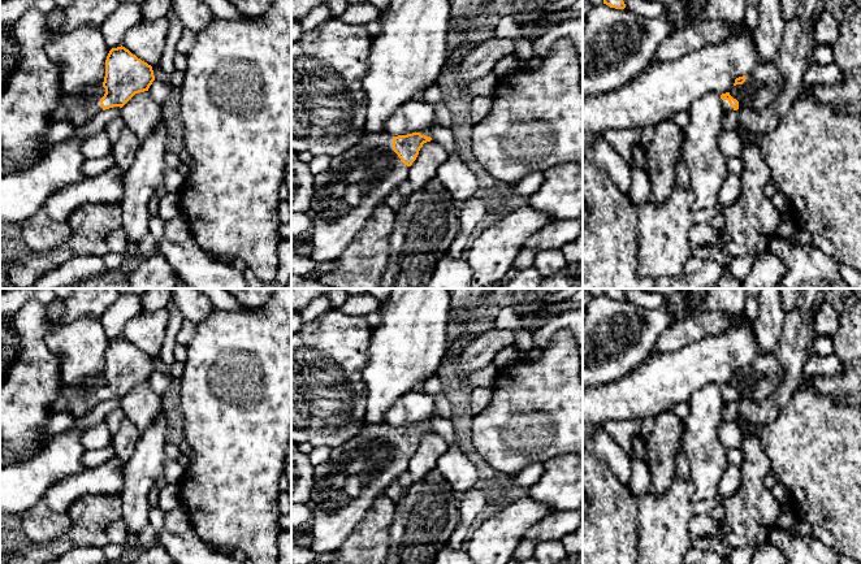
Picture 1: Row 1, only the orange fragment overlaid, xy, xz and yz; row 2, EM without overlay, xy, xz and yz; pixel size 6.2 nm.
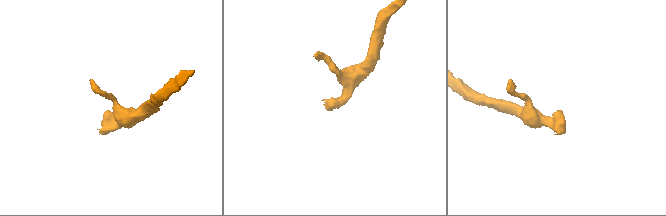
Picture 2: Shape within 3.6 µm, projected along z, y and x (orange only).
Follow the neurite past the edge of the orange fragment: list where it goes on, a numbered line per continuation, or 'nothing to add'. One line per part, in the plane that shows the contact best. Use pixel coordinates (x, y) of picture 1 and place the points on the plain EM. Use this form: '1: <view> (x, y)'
1: xz (359, 471)

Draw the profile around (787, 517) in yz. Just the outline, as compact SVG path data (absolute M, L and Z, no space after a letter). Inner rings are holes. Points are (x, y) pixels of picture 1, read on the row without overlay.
M787 504L780 508L776 526L782 529L789 529L792 525L797 524L799 519L796 516L796 512L791 504Z

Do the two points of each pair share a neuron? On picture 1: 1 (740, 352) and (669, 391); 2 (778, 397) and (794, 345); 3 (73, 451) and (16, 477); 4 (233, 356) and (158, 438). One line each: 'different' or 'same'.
1: same
2: same
3: same
4: different

